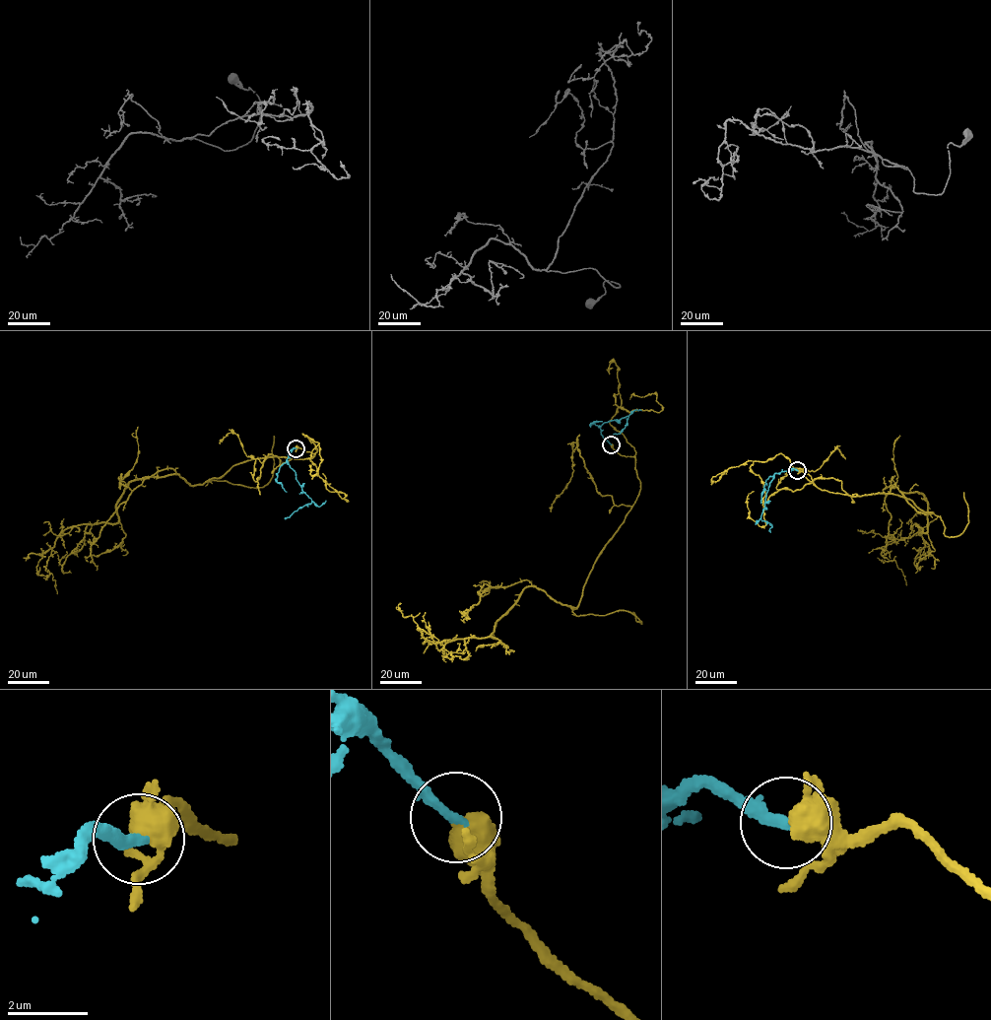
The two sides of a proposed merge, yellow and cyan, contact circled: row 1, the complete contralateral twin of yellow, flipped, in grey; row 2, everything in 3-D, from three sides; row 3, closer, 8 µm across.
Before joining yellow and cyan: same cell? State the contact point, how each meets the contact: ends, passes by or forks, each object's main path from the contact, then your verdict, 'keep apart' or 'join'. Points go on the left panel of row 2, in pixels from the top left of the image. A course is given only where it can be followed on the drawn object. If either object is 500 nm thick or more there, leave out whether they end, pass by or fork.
at (296, 448); yellow passes by; cyan ends there; yellow runs (296, 448), (314, 454), (191, 486), (133, 480), (117, 522), (69, 527), (41, 555), (57, 593); cyan runs (296, 448), (288, 454), (287, 463), (311, 502), (284, 518); join

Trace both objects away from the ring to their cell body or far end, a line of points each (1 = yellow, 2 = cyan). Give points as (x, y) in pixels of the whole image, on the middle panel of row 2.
1: (611, 444), (634, 457), (640, 489), (576, 607), (525, 586), (495, 639), (439, 650), (418, 627), (449, 652)
2: (611, 443), (601, 435), (599, 427), (627, 415), (621, 433), (609, 437)

